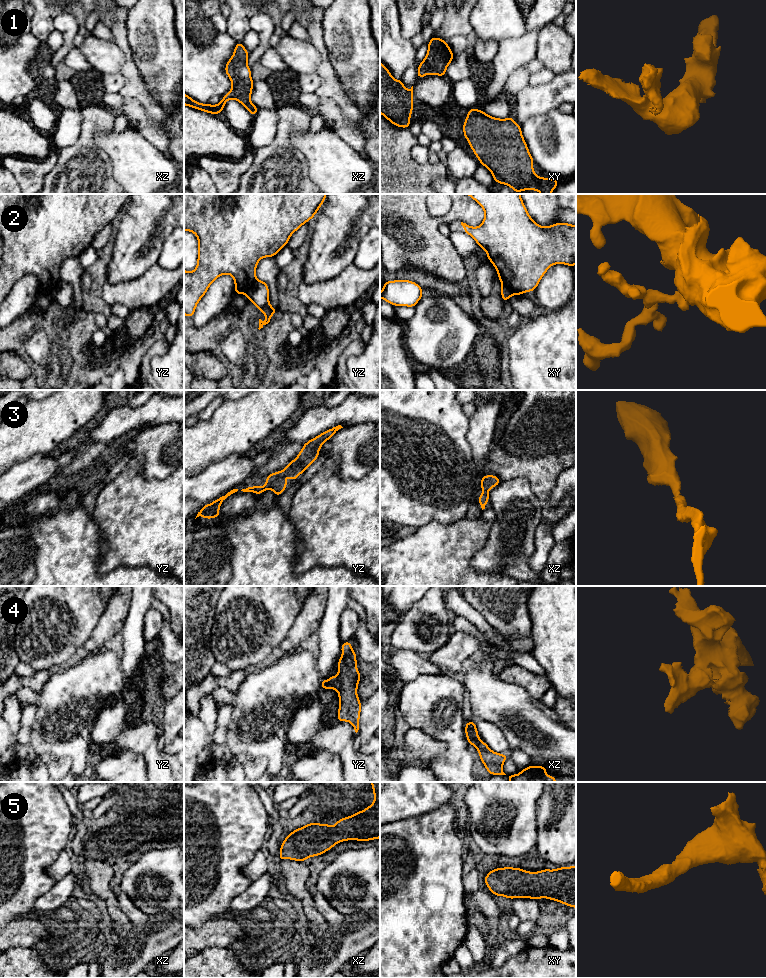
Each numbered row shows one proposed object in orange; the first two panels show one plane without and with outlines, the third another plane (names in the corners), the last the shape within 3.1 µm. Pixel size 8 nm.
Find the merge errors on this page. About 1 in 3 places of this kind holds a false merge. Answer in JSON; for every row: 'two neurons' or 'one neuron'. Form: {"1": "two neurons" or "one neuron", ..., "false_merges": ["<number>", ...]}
{"1": "one neuron", "2": "two neurons", "3": "one neuron", "4": "two neurons", "5": "one neuron", "false_merges": ["2", "4"]}

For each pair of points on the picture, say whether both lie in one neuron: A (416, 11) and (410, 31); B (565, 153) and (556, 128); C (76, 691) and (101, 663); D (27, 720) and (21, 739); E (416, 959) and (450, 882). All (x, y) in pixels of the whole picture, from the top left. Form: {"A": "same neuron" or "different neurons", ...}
{"A": "same neuron", "B": "same neuron", "C": "same neuron", "D": "same neuron", "E": "same neuron"}

